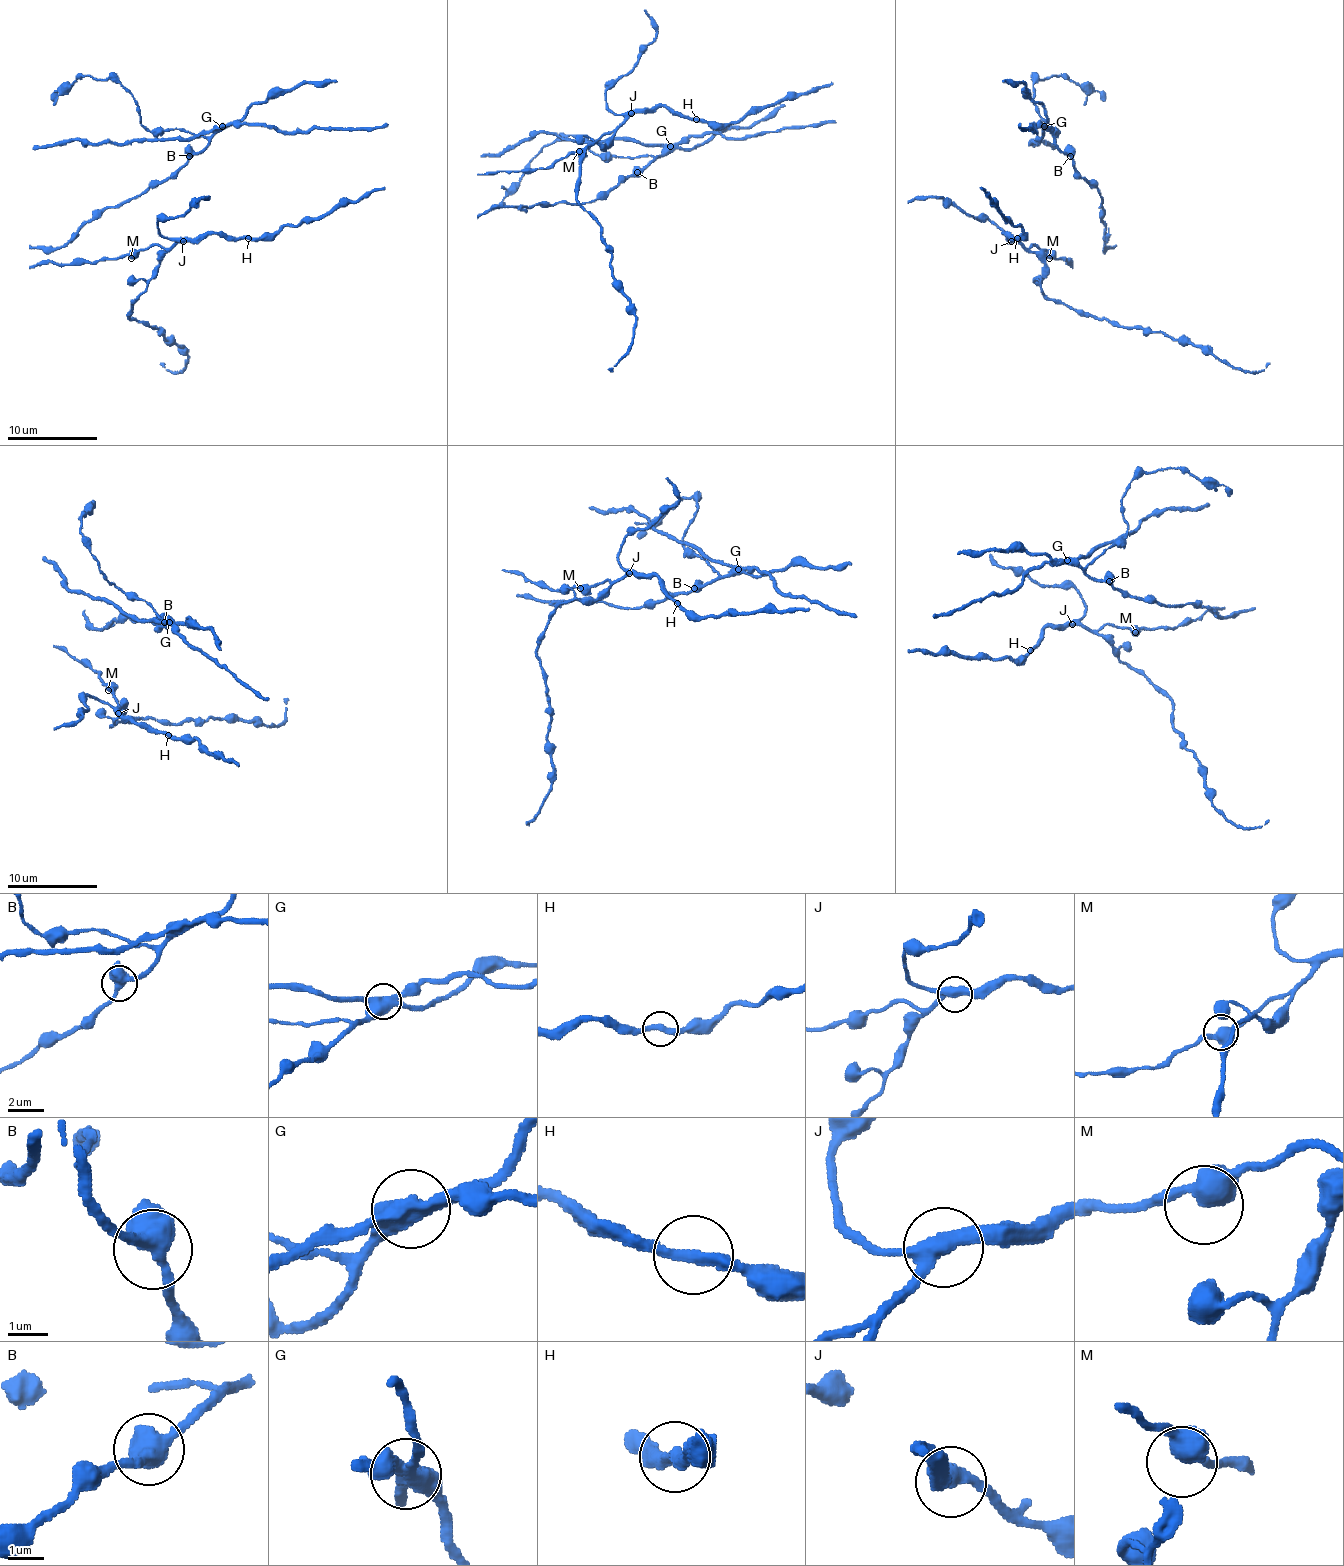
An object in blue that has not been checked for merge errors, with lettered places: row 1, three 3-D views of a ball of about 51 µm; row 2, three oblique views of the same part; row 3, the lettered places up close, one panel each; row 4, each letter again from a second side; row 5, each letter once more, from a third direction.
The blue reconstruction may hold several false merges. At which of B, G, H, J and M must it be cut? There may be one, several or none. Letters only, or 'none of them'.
G

